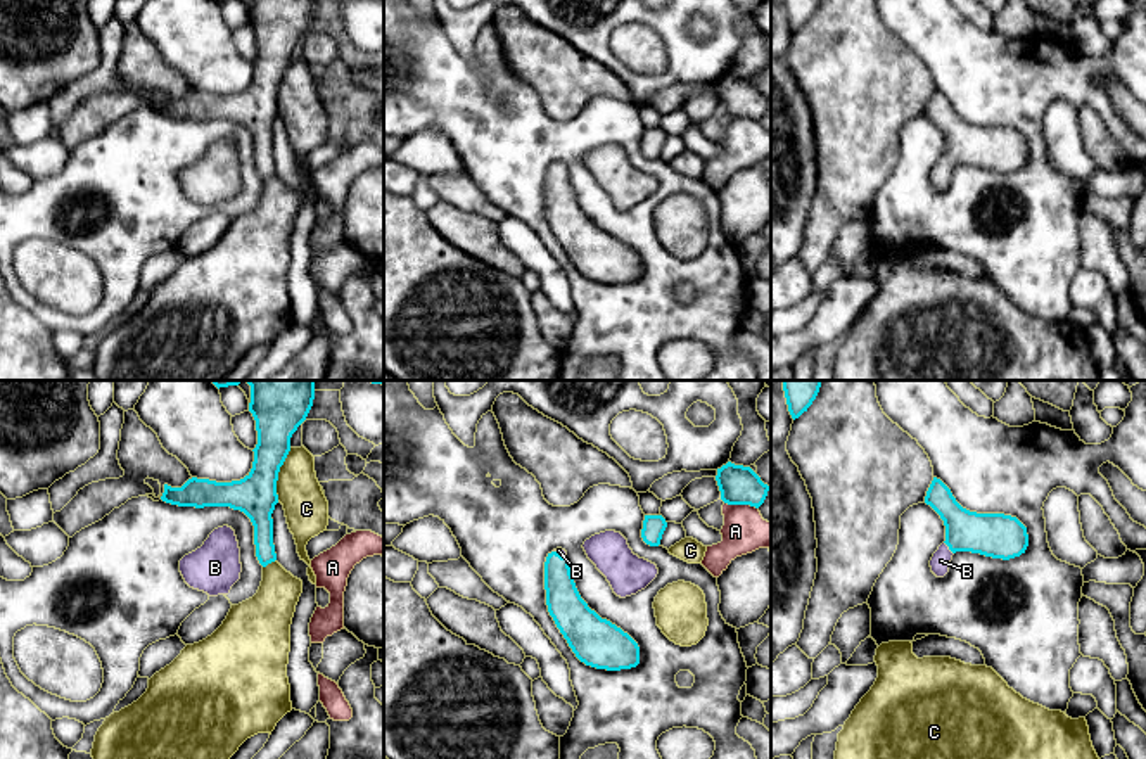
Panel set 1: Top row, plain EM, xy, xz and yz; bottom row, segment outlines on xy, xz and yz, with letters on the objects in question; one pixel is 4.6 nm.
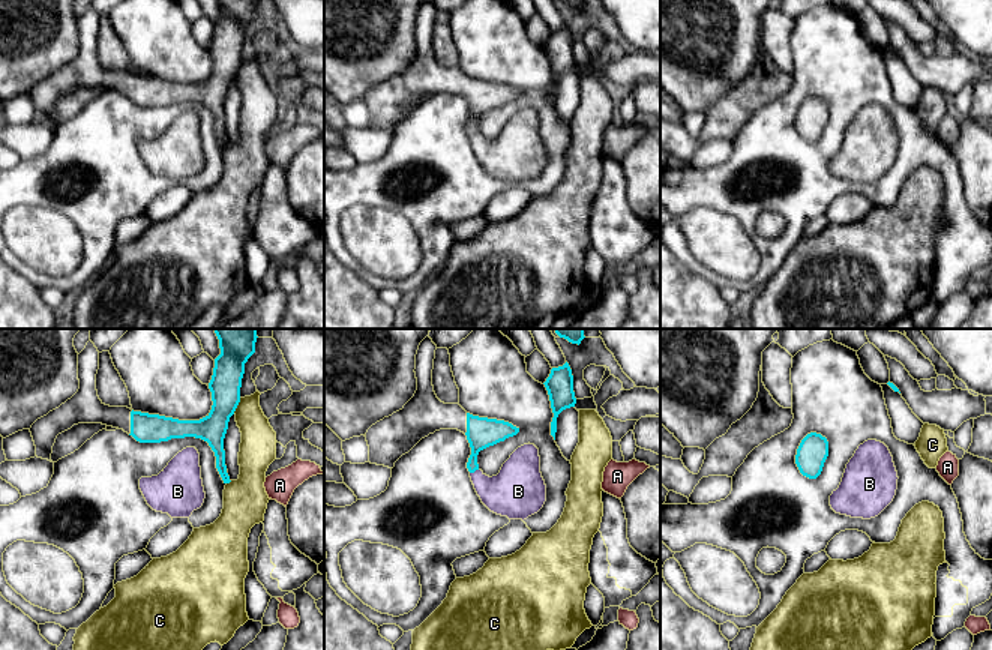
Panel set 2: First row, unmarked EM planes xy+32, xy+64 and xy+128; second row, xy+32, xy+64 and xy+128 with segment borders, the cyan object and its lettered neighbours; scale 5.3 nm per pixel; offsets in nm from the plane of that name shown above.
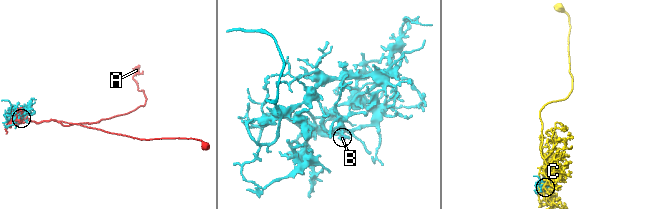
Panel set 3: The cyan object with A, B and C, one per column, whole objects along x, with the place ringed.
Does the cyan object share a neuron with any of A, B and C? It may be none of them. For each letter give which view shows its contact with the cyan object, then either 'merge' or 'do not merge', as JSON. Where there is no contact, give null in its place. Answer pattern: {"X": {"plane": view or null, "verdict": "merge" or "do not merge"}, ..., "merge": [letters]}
{"A": {"plane": "xz", "verdict": "do not merge"}, "B": {"plane": "yz", "verdict": "merge"}, "C": {"plane": "xy", "verdict": "do not merge"}, "merge": ["B"]}

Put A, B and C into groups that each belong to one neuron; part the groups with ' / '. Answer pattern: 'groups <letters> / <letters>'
groups A / B / C

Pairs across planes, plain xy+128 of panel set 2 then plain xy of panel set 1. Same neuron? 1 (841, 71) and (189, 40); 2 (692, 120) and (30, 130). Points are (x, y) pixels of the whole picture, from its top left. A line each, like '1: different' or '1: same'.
1: same
2: same

